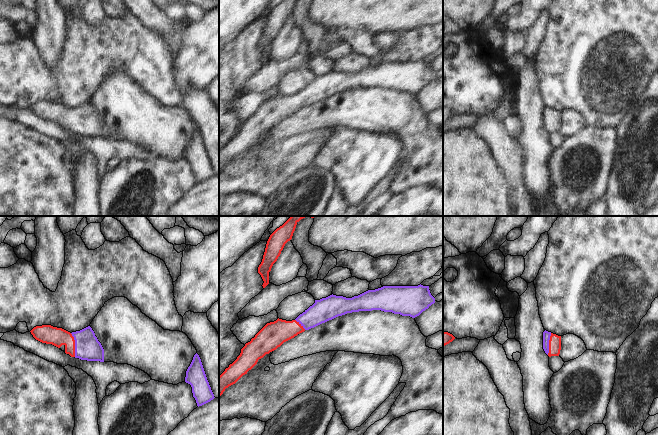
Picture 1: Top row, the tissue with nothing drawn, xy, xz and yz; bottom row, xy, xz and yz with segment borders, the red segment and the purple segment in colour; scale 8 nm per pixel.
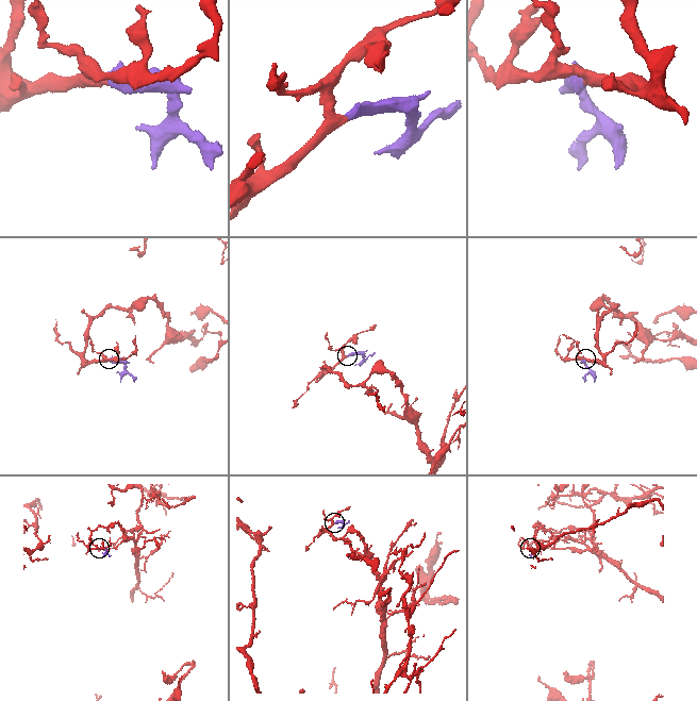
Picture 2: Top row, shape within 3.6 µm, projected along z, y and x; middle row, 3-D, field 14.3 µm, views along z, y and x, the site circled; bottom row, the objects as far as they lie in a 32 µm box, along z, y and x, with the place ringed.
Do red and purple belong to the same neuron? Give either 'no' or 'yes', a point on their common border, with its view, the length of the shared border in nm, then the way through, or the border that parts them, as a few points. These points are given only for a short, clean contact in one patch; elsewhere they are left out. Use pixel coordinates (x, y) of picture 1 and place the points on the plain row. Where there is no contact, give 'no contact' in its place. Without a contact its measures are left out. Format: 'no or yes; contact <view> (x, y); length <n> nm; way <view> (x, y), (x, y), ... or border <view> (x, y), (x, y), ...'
yes; contact xy (74, 121); length 200 nm; way xy (48, 110), (67, 114), (74, 121), (84, 121), (87, 123)

